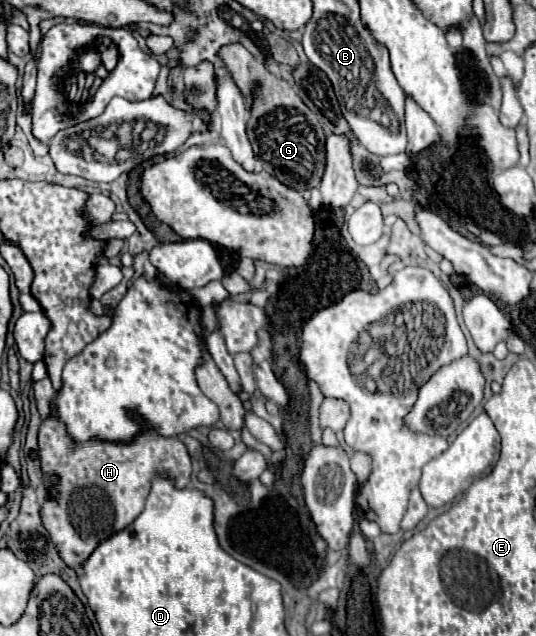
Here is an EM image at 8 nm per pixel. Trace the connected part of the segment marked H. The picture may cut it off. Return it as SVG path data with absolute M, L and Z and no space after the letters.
M57 416L45 418L39 428L41 470L59 476L59 498L51 500L47 496L41 506L43 524L59 556L75 570L89 558L99 540L123 530L137 518L143 510L155 472L165 470L179 488L189 484L193 464L187 446L177 436L163 436L155 428L149 428L141 416L137 418L137 424L145 426L145 430L129 444L95 438L75 442L67 432L65 422Z

